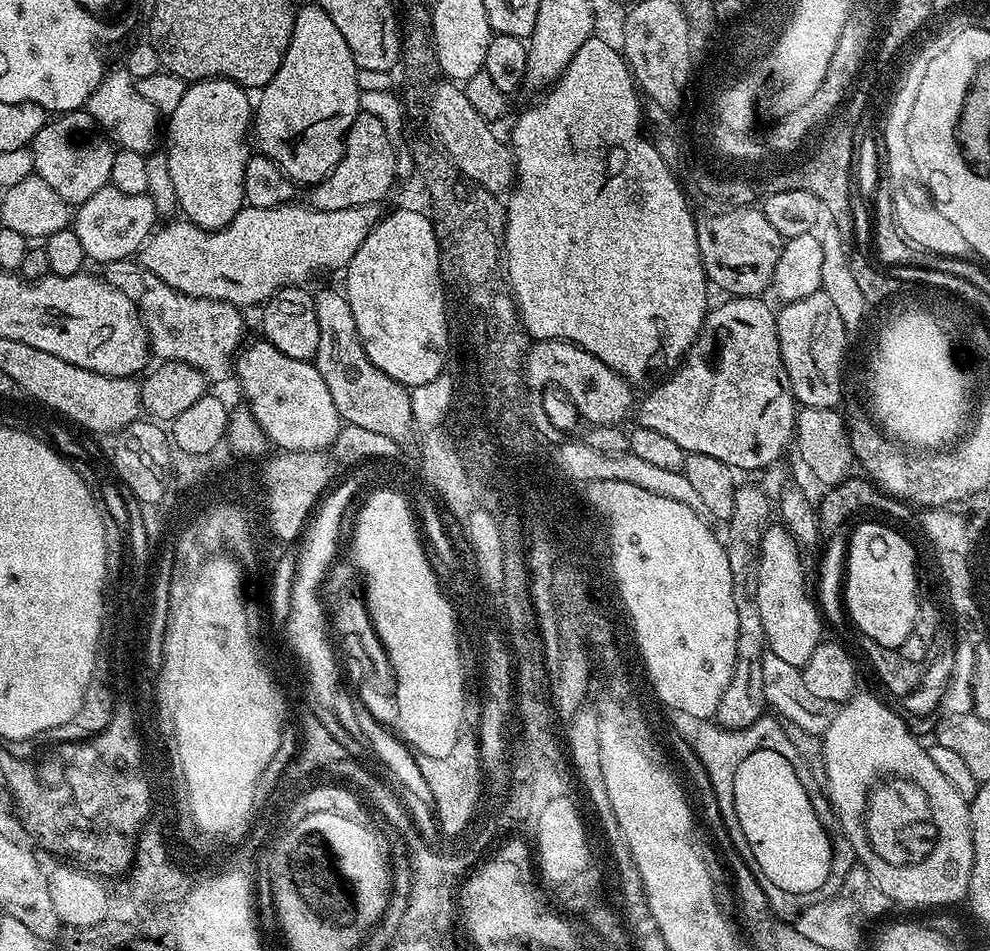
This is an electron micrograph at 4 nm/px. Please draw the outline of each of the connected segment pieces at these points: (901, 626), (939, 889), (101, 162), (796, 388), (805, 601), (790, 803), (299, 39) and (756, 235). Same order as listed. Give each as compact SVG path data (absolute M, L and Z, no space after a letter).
M871 522L859 523L852 528L848 538L846 575L843 579L843 604L847 619L856 623L861 637L874 638L878 646L902 647L915 626L916 596L912 587L912 552L908 552L908 544L904 544L900 536L892 536L892 532L884 532L884 528L876 528Z
M863 690L857 691L851 700L839 705L836 709L836 716L822 734L822 769L824 768L822 780L826 785L826 795L832 811L836 814L839 831L849 840L859 867L866 869L870 878L874 878L878 890L882 890L882 894L886 894L893 905L905 904L908 908L940 910L943 909L940 908L943 904L956 904L959 900L961 903L968 895L968 883L974 866L970 804L969 801L962 798L962 794L956 796L950 794L950 808L944 808L944 804L946 804L944 798L932 798L934 820L936 820L936 824L940 824L940 828L944 826L944 830L942 830L944 840L940 838L940 844L936 846L936 854L934 854L936 860L932 854L928 854L918 862L916 852L906 854L908 846L906 848L900 846L900 850L898 850L900 854L896 854L896 850L894 850L896 846L876 846L876 786L882 786L882 784L878 784L878 780L922 780L920 786L922 788L930 786L932 790L940 788L940 784L942 784L940 776L936 774L938 770L934 767L934 762L930 762L927 747L916 741L915 734L908 729L906 722L908 720L896 708L895 710L887 708L878 697L871 696L870 693L863 692Z
M84 110L65 112L49 120L52 120L49 124L41 123L38 134L32 139L30 163L46 186L54 189L69 205L79 206L111 181L114 148L99 136L96 124Z
M823 290L806 298L789 300L776 312L778 346L790 378L797 405L805 408L836 408L845 394L844 355L850 329L842 322L830 294Z
M769 526L760 539L760 569L758 570L758 611L762 613L762 630L767 651L778 654L782 662L803 669L810 654L822 642L822 615L817 601L804 585L802 553L795 538L783 526Z
M766 749L754 750L748 757L743 758L737 773L734 774L734 805L739 825L742 826L746 841L750 844L750 852L753 855L751 863L760 867L761 877L765 881L794 894L816 891L826 882L827 875L832 870L833 839L818 820L794 766L786 758Z
M314 2L299 7L293 15L290 44L282 66L259 91L252 120L259 153L273 161L293 183L315 186L341 160L344 139L353 118L361 111L358 72L346 38L324 8Z
M756 206L716 210L713 216L699 217L696 226L698 250L709 281L729 297L763 297L769 291L778 258L784 249L785 237L770 226L763 211Z

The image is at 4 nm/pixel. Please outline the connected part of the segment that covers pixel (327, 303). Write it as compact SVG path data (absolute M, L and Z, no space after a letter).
M339 287L317 291L314 310L318 313L318 350L314 363L318 374L322 374L322 382L330 389L330 398L334 398L341 421L385 434L390 439L396 436L396 422L404 432L410 431L412 424L414 428L411 391L382 374L382 370L366 358L366 350L358 338L358 326L354 326L354 310L350 310L343 291Z

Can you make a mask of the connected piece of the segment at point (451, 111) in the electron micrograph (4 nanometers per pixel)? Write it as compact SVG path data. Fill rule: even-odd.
M436 82L432 84L426 99L426 118L428 114L428 130L440 142L443 153L450 163L466 178L470 178L478 186L497 194L504 194L513 187L516 178L516 158L513 149L496 137L491 123L470 106L470 98L466 98L463 87L452 82Z

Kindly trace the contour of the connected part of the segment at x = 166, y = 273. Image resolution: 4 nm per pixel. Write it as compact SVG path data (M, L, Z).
M283 202L280 205L270 206L269 208L251 208L245 206L241 208L240 213L226 227L215 230L200 228L198 225L191 224L189 220L183 218L173 219L171 222L168 222L173 222L173 224L168 224L165 228L162 228L162 226L157 227L151 236L148 237L147 243L138 253L139 264L143 268L148 268L154 274L158 274L158 278L162 278L162 282L166 282L166 286L170 286L182 294L193 296L194 298L224 300L227 304L235 304L241 310L248 310L251 304L257 304L257 306L263 305L280 288L291 288L293 286L303 285L305 282L308 282L304 280L318 275L319 272L328 272L331 268L340 268L340 270L347 269L350 258L354 258L354 254L358 254L358 246L362 246L362 242L366 242L366 234L372 232L372 227L380 221L382 215L382 209L380 209L381 205L379 203L359 204L357 208L343 208L342 210L314 209L304 202L301 202L301 204L294 203Z

